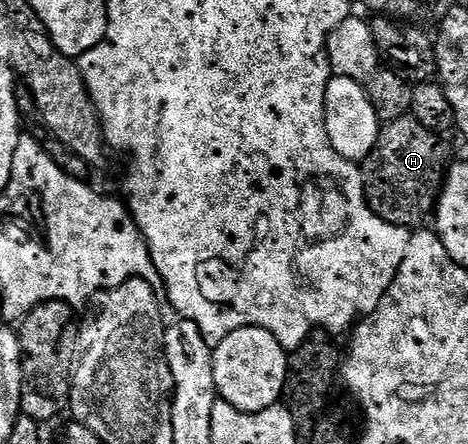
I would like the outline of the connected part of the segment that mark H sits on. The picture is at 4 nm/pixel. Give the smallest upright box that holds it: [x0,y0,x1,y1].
[360,116,450,228]

